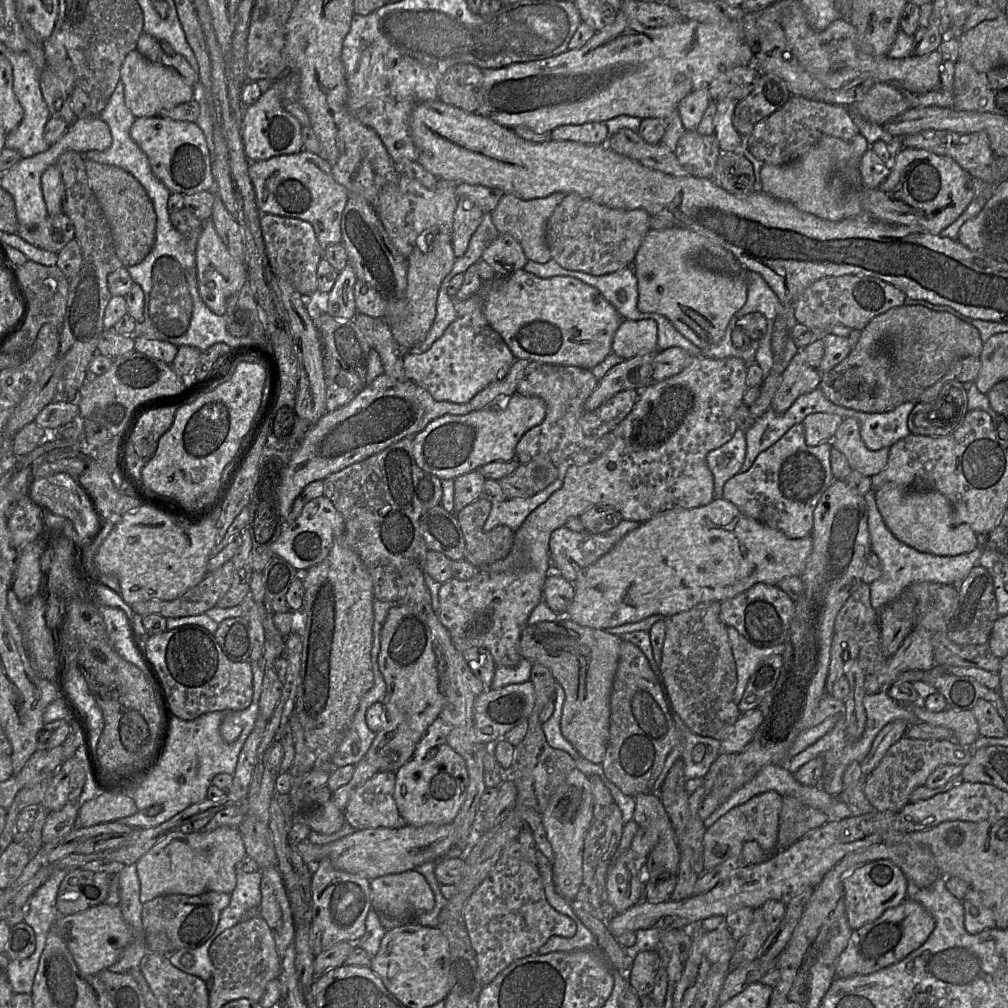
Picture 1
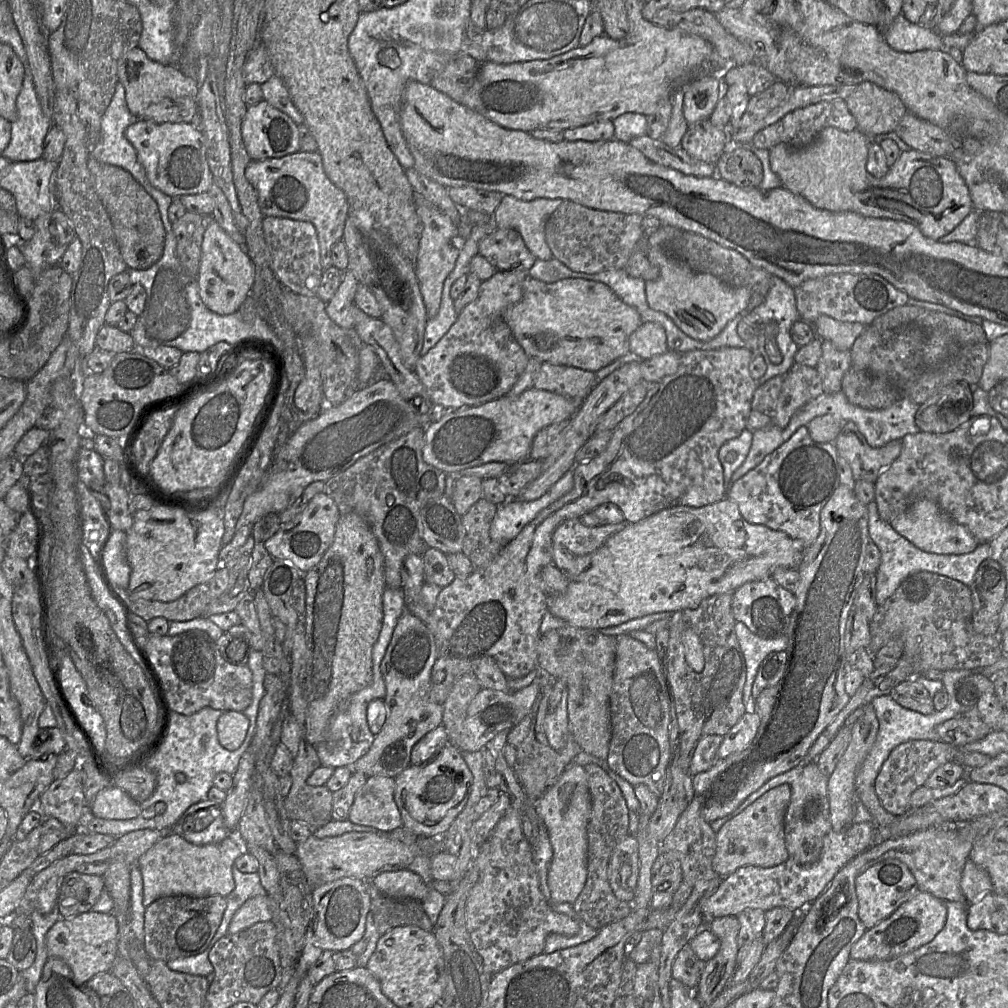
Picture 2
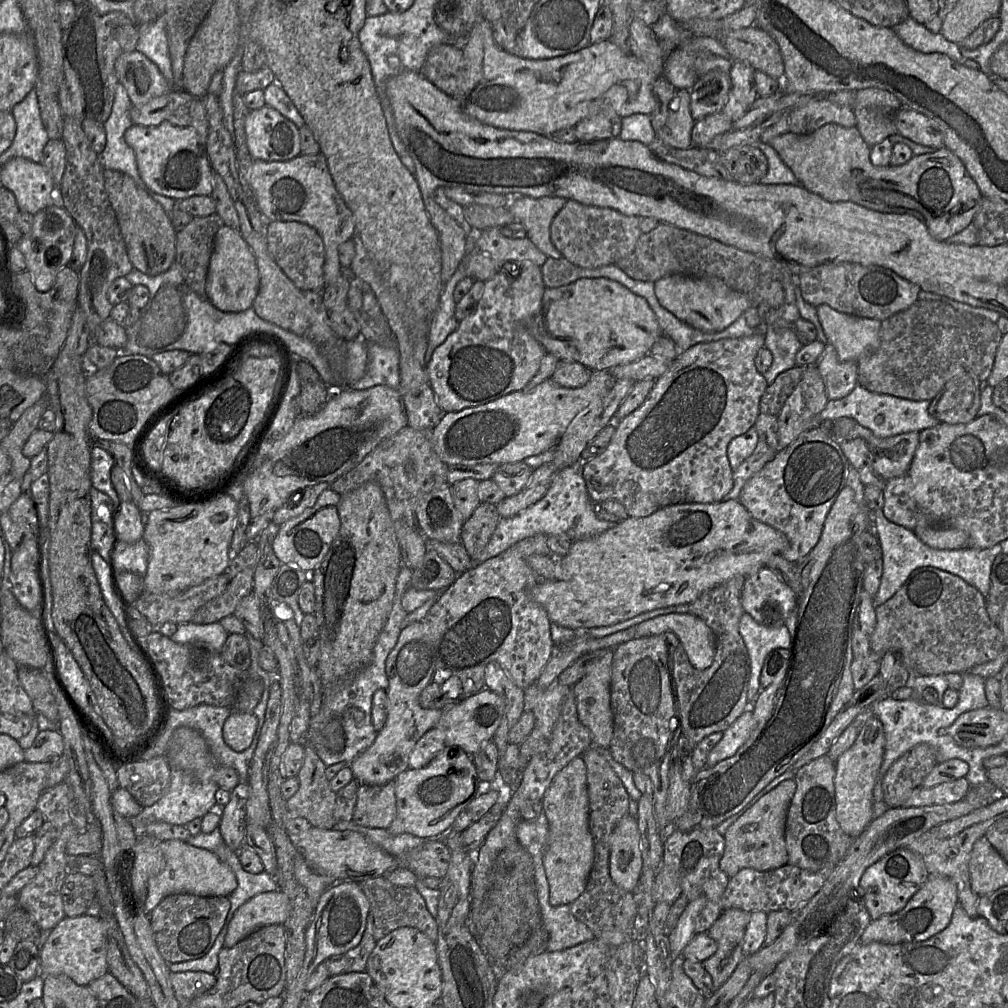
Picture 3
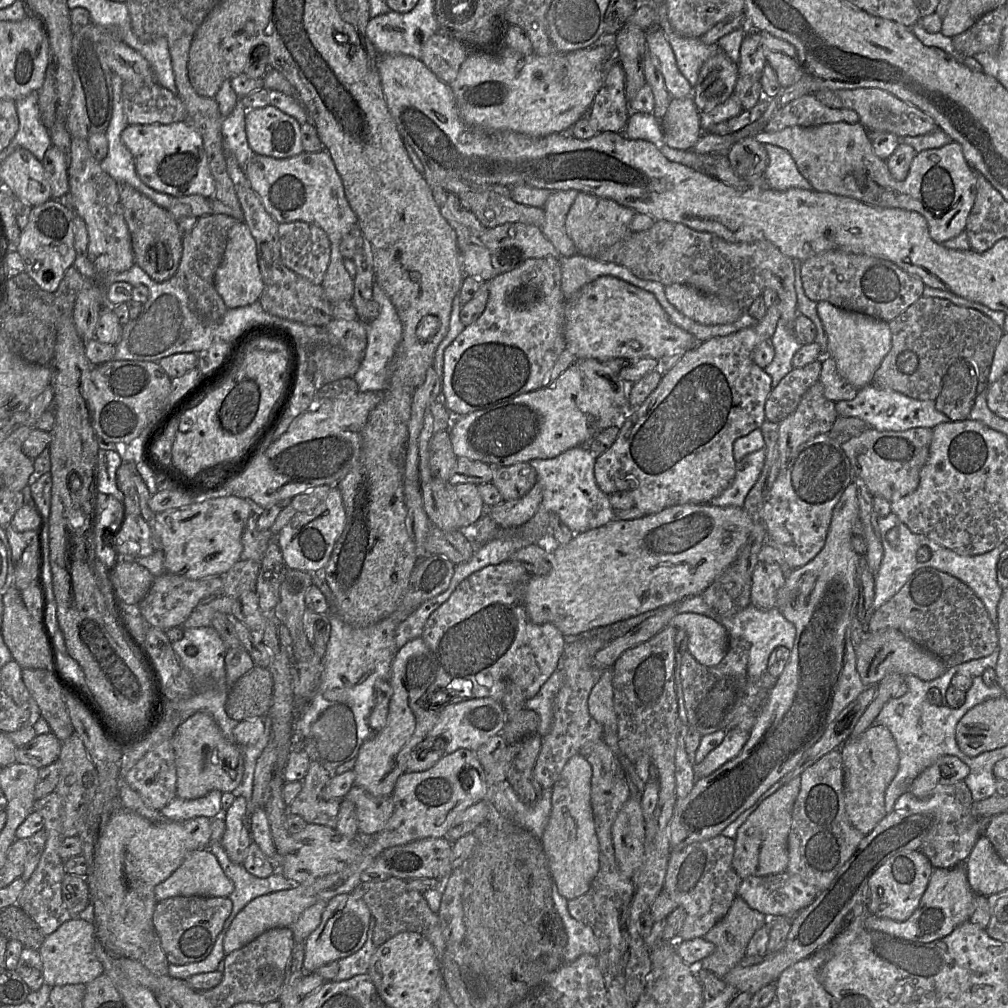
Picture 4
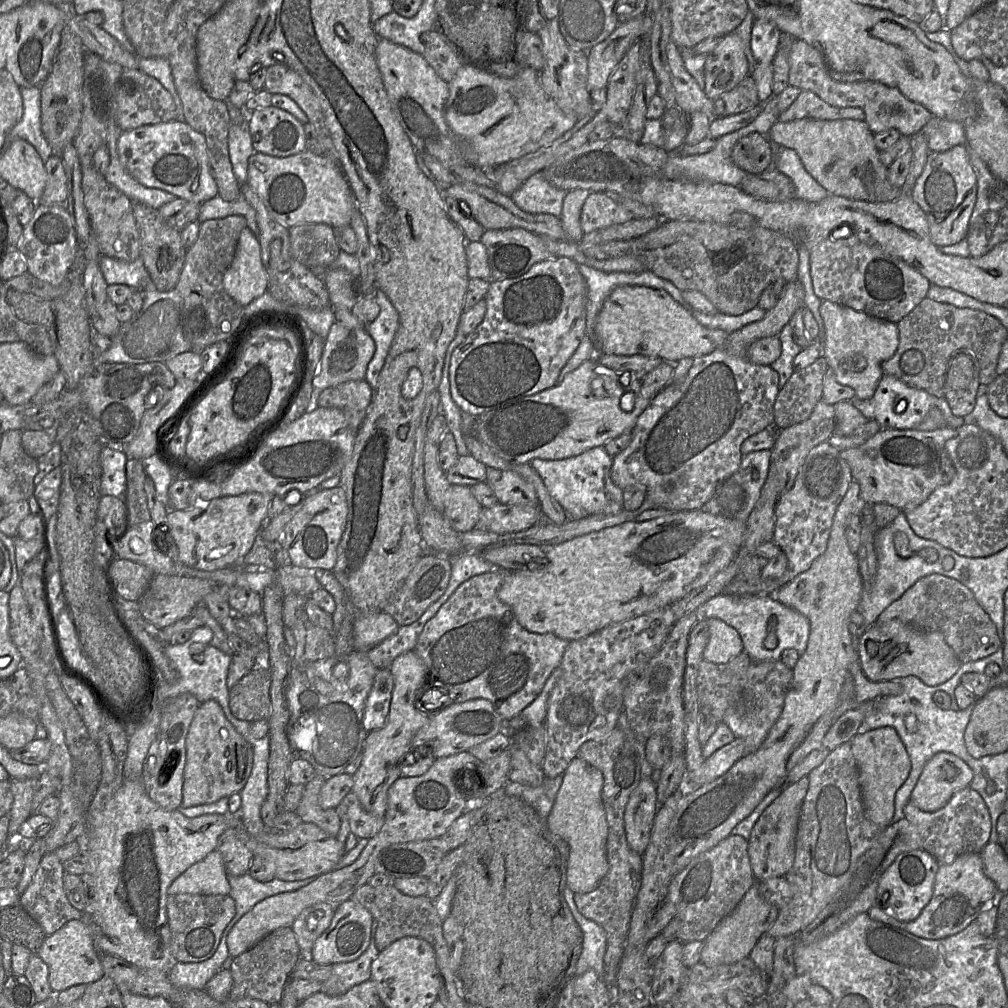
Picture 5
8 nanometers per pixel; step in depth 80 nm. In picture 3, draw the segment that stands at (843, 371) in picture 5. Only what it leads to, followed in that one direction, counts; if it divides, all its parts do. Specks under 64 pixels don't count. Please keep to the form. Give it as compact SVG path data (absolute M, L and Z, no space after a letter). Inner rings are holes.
M826 304L817 307L817 314L828 343L835 348L841 361L855 361L879 346L881 321L838 312Z

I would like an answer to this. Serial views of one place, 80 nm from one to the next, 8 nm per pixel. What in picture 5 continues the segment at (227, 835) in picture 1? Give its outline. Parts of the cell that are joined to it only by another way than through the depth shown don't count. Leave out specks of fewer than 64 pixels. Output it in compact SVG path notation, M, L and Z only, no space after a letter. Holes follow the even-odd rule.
M219 850L194 863L170 885L168 895L229 895L231 886Z

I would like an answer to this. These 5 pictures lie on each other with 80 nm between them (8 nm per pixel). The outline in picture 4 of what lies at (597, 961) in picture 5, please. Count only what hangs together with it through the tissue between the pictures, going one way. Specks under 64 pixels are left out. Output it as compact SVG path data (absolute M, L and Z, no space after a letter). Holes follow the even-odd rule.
M554 885L552 899L568 937L563 962L570 963L582 954L598 956L599 943L593 930L570 915L567 907L568 900L559 893Z

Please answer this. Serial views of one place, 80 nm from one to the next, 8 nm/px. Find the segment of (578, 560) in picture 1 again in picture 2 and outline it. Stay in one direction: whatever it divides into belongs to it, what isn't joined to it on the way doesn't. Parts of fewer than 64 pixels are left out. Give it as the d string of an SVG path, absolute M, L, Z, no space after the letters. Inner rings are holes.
M572 518L562 522L552 535L553 545L562 545L575 557L593 553L599 549L612 535L627 526L623 521L613 525L599 525L588 527L579 518Z

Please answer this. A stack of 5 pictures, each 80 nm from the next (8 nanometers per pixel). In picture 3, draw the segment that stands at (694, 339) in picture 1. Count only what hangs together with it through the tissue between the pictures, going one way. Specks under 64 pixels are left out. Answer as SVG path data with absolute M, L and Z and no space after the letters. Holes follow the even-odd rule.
M673 274L655 284L655 294L662 307L693 328L704 332L719 332L736 321L751 307L745 293L733 290L717 277L691 277Z

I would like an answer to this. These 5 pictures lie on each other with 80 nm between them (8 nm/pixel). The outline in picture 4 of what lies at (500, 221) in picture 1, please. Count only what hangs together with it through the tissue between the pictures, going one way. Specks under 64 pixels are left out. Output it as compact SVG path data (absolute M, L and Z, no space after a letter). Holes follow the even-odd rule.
M576 190L553 192L543 206L544 221L540 229L559 257L568 257L576 253L576 247L565 229L565 219L579 193Z

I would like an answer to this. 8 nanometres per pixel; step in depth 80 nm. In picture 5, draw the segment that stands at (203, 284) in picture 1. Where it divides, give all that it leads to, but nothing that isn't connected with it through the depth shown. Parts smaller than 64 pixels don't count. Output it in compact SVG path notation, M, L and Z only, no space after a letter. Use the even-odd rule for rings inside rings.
M245 227L239 235L235 257L223 275L223 287L236 302L246 306L268 291L268 283L259 241Z

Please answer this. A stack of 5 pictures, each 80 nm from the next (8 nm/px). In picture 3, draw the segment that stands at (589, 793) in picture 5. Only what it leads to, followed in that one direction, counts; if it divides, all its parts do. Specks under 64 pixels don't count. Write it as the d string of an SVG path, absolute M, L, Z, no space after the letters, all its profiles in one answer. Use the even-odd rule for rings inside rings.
M581 756L572 759L554 777L541 804L549 828L543 864L550 887L550 903L570 904L584 892L594 860L593 837L589 828L587 769Z

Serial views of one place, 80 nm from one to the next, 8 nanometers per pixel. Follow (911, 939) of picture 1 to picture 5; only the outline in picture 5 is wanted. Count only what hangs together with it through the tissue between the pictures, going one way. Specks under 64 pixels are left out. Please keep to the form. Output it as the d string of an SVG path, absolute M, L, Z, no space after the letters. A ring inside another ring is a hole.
M964 853L950 864L939 864L931 900L915 920L901 922L883 911L878 904L867 912L874 921L899 927L920 938L937 940L961 932L975 921L980 912L992 903L995 906L998 896L997 887L984 873L980 853Z

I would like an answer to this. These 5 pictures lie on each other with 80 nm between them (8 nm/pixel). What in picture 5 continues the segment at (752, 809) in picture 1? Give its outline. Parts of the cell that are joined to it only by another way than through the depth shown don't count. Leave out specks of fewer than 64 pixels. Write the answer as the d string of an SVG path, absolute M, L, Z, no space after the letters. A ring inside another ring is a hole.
M808 777L786 787L763 811L748 838L748 855L755 879L785 877L795 859L795 840L801 807L809 788Z

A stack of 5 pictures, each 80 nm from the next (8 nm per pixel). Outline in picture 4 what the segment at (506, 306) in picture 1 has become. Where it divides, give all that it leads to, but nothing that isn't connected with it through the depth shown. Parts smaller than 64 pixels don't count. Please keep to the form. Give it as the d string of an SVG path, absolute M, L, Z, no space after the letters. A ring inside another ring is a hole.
M601 276L589 282L576 293L572 300L566 301L564 336L566 349L570 350L576 359L598 361L647 357L660 360L666 356L682 355L700 343L693 335L670 320L652 293L611 276Z

